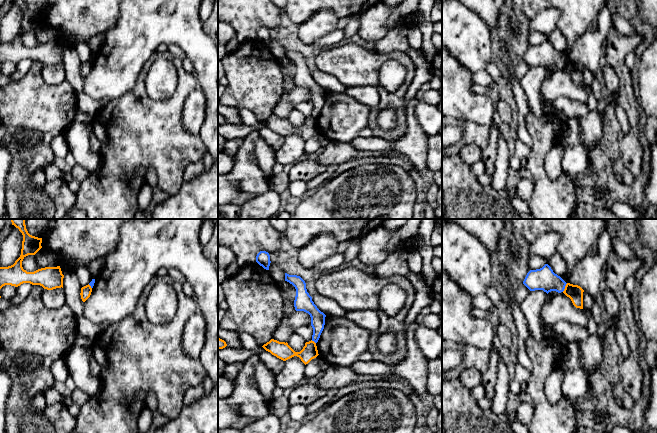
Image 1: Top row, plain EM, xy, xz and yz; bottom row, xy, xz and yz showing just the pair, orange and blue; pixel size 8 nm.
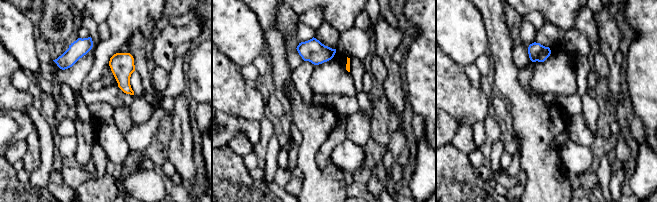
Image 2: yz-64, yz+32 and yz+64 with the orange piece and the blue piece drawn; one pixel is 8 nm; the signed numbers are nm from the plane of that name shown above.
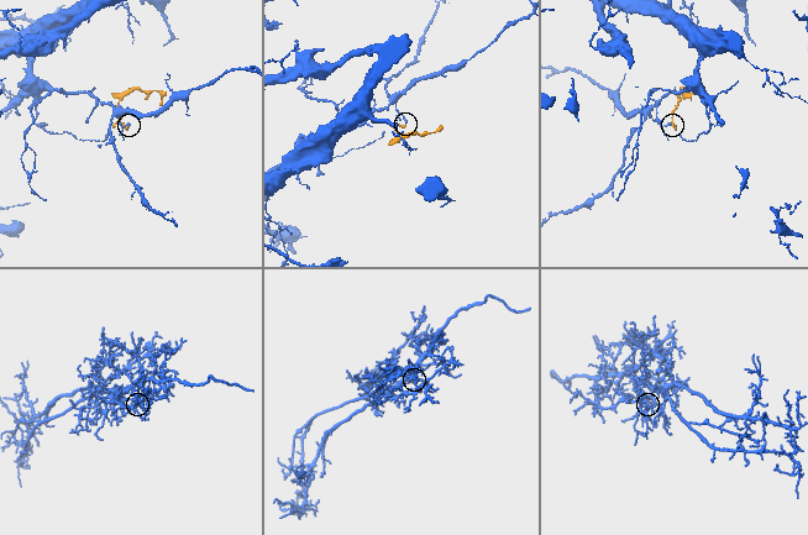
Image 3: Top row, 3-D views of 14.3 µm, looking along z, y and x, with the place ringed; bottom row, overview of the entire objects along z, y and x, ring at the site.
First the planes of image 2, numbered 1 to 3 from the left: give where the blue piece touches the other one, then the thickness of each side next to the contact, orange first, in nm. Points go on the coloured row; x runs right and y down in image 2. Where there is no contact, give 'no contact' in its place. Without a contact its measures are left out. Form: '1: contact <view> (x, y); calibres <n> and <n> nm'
1: no contact
2: no contact
3: no contact

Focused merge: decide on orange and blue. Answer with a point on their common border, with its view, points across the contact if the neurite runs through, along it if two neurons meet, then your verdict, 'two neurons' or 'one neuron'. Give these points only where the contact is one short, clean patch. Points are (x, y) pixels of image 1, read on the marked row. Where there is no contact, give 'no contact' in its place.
contact yz (565, 287); border yz (567, 283), (562, 291); two neurons

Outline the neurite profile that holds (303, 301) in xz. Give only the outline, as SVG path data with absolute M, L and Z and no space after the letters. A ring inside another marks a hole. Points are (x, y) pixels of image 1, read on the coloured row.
M285 273L285 281L292 284L296 289L295 310L304 311L310 315L313 328L312 341L317 343L324 329L326 315L314 304L312 297L307 292L306 283L300 276Z

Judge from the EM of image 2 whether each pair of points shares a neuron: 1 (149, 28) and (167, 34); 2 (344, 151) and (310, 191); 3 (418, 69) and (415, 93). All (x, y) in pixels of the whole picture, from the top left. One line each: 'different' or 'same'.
1: different
2: different
3: same

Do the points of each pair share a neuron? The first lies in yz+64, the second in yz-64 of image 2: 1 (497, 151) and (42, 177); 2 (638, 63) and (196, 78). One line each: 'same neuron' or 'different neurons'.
1: same neuron
2: same neuron

